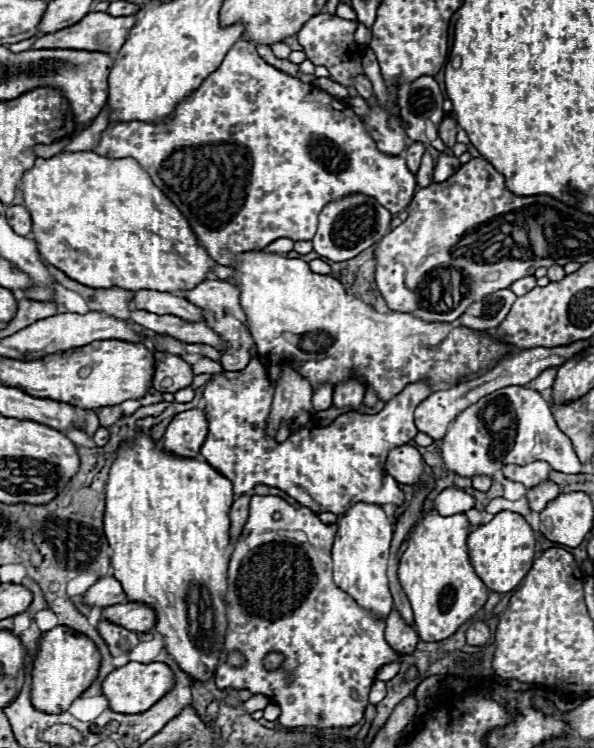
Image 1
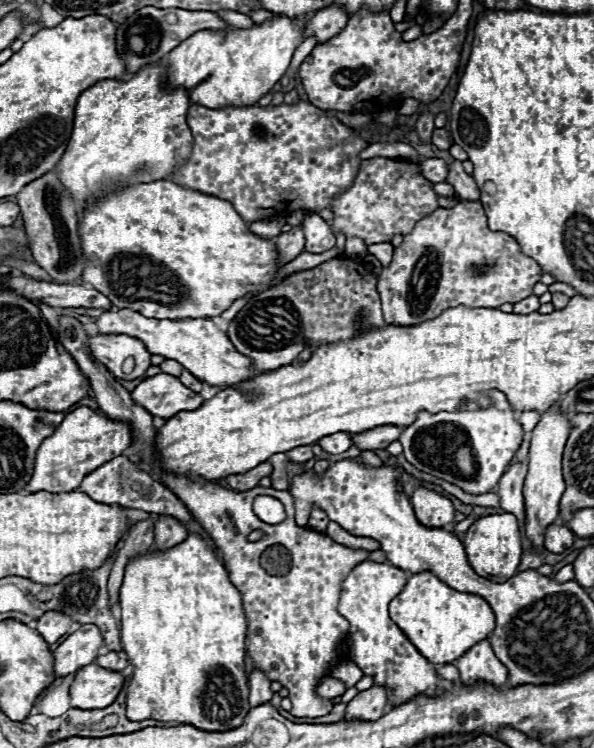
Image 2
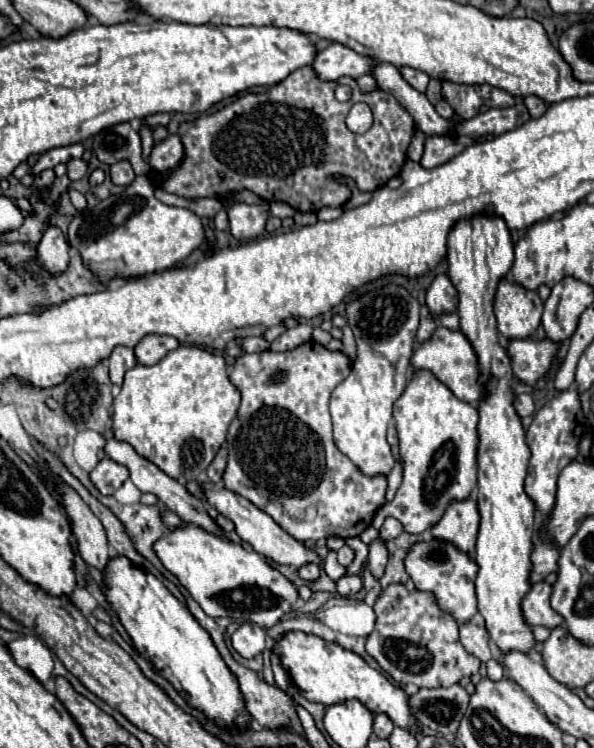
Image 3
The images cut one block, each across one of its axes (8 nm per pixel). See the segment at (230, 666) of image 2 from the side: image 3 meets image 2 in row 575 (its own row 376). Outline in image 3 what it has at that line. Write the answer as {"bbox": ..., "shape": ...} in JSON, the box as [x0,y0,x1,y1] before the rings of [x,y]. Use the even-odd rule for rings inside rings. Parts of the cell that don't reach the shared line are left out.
{"bbox":[112,346,240,484],"shape":[[[178,346],[158,364],[136,364],[126,372],[122,390],[114,398],[112,430],[116,440],[128,442],[170,478],[188,484],[206,476],[208,464],[226,441],[238,404],[240,392],[228,380],[220,354],[196,346]]]}

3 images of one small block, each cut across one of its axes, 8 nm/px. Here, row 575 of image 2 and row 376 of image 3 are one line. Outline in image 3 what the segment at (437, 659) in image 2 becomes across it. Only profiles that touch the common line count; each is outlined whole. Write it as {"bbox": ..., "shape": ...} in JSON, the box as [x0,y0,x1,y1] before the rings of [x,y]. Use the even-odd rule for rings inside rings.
{"bbox":[376,372,478,534],"shape":[[[414,372],[404,394],[394,404],[400,438],[402,484],[394,500],[380,508],[376,518],[394,516],[410,534],[422,534],[440,522],[452,500],[466,500],[476,488],[478,410],[458,400],[430,372]]]}

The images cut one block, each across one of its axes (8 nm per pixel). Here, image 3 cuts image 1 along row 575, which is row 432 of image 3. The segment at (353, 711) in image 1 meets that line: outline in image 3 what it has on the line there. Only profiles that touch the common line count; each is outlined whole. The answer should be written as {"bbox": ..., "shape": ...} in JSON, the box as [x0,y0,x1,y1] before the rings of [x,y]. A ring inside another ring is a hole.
{"bbox":[224,342,386,542],"shape":[[[306,342],[294,350],[274,352],[264,350],[258,354],[242,354],[234,362],[230,382],[240,390],[242,402],[238,416],[228,430],[228,466],[224,472],[224,484],[228,490],[244,496],[256,508],[270,514],[290,536],[300,542],[316,542],[320,538],[340,536],[360,536],[374,518],[374,512],[384,504],[386,478],[384,476],[364,476],[338,448],[333,440],[332,422],[330,422],[330,394],[344,382],[344,376],[352,370],[350,358],[344,352],[332,352],[318,342]]]}

